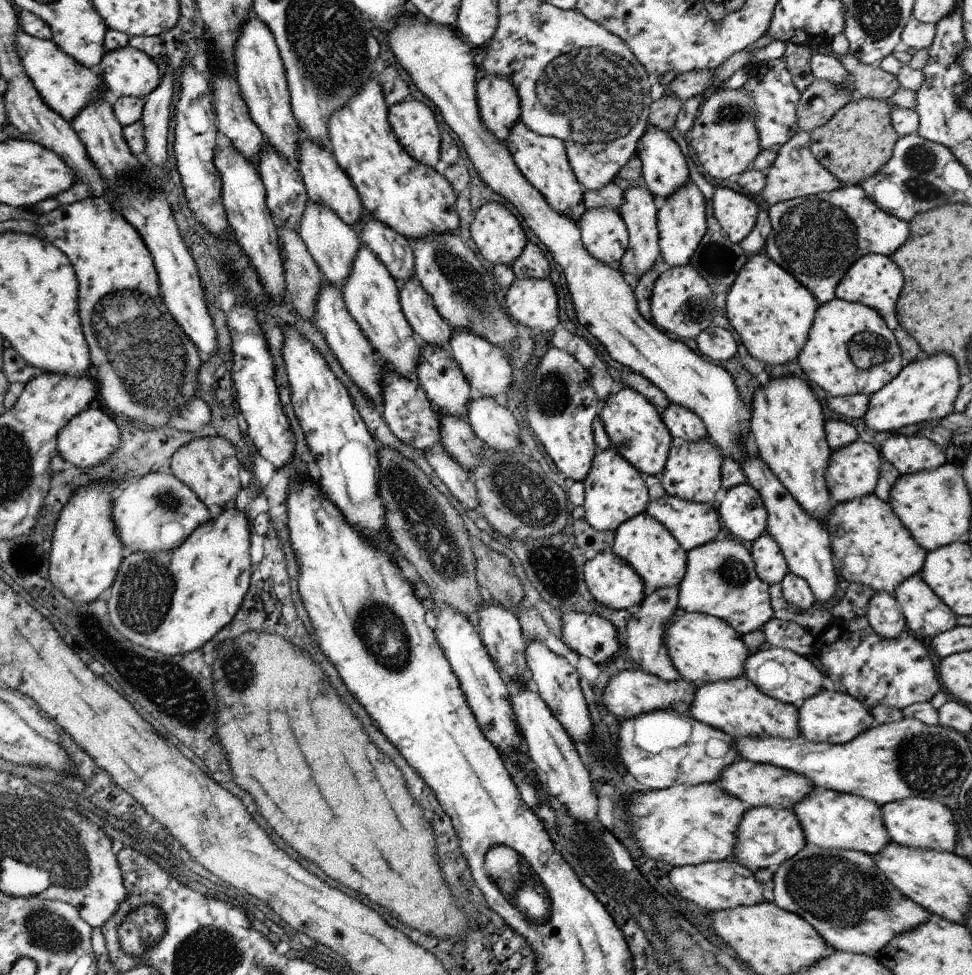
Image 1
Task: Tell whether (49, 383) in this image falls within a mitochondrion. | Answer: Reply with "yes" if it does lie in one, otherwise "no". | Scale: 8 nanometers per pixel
no

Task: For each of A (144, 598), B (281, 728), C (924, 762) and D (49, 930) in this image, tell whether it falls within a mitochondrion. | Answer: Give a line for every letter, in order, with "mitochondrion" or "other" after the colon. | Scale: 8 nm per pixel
A: mitochondrion
B: other
C: mitochondrion
D: mitochondrion

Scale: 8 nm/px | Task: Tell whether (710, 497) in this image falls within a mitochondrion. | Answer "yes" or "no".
no

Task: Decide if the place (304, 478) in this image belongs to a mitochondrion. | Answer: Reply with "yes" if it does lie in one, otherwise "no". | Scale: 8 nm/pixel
no

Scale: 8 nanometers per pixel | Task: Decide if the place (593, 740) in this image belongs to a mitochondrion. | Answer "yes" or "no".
no

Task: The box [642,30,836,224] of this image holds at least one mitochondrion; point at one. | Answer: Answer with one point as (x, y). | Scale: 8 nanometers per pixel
(731, 114)

